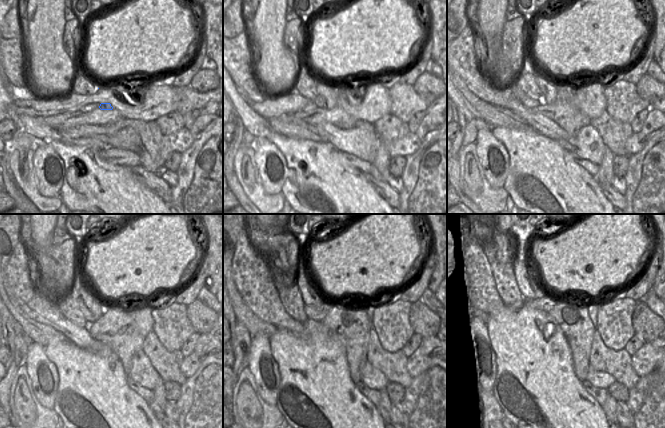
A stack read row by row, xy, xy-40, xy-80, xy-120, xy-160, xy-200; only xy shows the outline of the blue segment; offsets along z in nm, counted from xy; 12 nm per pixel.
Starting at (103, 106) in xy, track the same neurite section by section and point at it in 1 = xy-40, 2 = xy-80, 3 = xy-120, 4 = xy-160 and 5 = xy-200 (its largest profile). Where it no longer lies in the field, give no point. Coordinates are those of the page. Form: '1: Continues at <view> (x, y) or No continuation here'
1: Continues at xy-40 (326, 99)
2: Continues at xy-80 (549, 90)
3: Continues at xy-120 (97, 309)
4: Continues at xy-160 (310, 296)
5: Continues at xy-200 (530, 290).

